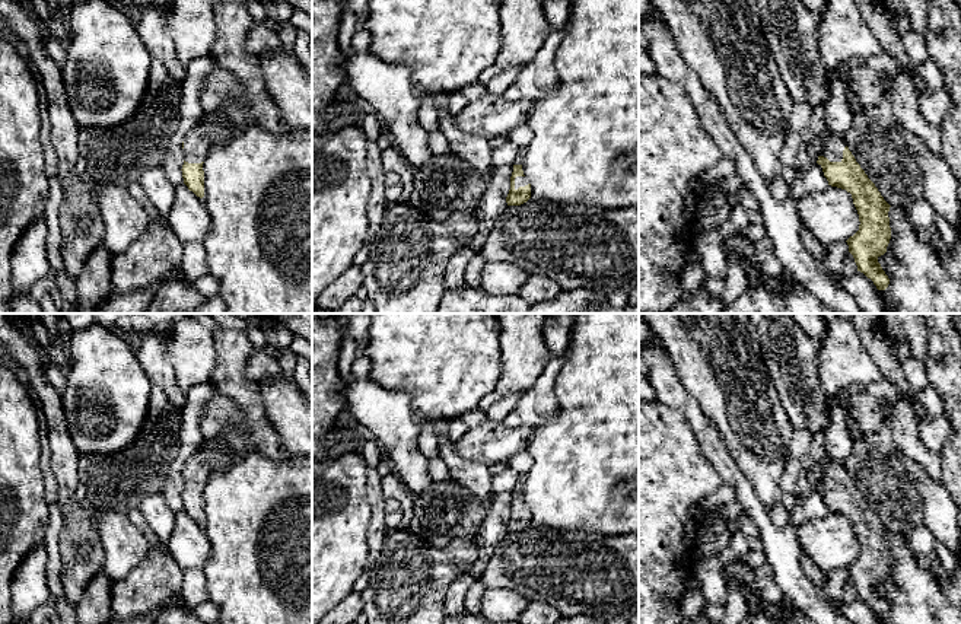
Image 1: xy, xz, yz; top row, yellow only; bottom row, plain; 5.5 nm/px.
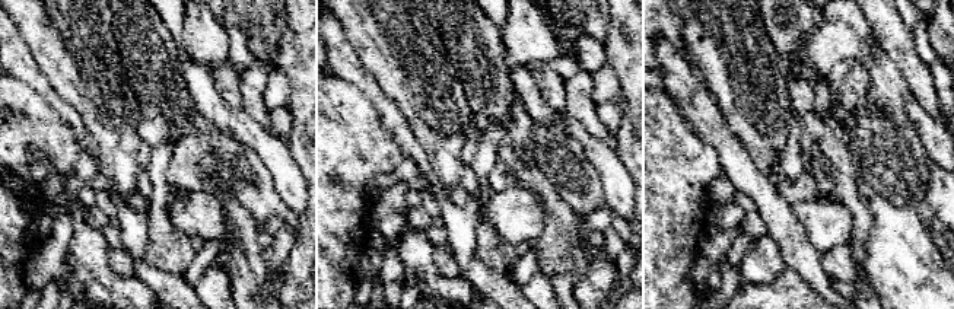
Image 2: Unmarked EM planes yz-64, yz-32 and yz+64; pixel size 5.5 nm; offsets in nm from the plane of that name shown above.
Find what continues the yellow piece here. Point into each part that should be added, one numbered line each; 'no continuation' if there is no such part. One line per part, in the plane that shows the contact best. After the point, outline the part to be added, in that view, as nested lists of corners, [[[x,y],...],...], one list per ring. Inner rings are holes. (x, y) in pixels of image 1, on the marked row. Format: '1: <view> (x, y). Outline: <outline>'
1: yz (830, 146). Outline: [[[830,131],[812,141],[812,149],[818,152],[820,156],[827,157],[830,162],[841,162],[844,147],[846,143]]]

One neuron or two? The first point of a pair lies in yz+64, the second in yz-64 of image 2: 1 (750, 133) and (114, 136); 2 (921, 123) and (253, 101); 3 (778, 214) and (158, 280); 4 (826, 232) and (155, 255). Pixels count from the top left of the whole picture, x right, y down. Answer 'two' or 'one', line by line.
1: one
2: one
3: one
4: two

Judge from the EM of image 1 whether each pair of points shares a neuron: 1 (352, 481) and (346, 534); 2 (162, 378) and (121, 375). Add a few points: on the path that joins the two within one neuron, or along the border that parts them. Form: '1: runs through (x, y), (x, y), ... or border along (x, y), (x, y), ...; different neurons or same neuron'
1: runs through (349, 494), (346, 521); same neuron
2: border along (134, 353), (142, 371), (152, 382); different neurons

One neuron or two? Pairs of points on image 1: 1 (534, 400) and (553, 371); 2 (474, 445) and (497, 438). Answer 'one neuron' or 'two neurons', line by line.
1: one neuron
2: one neuron

